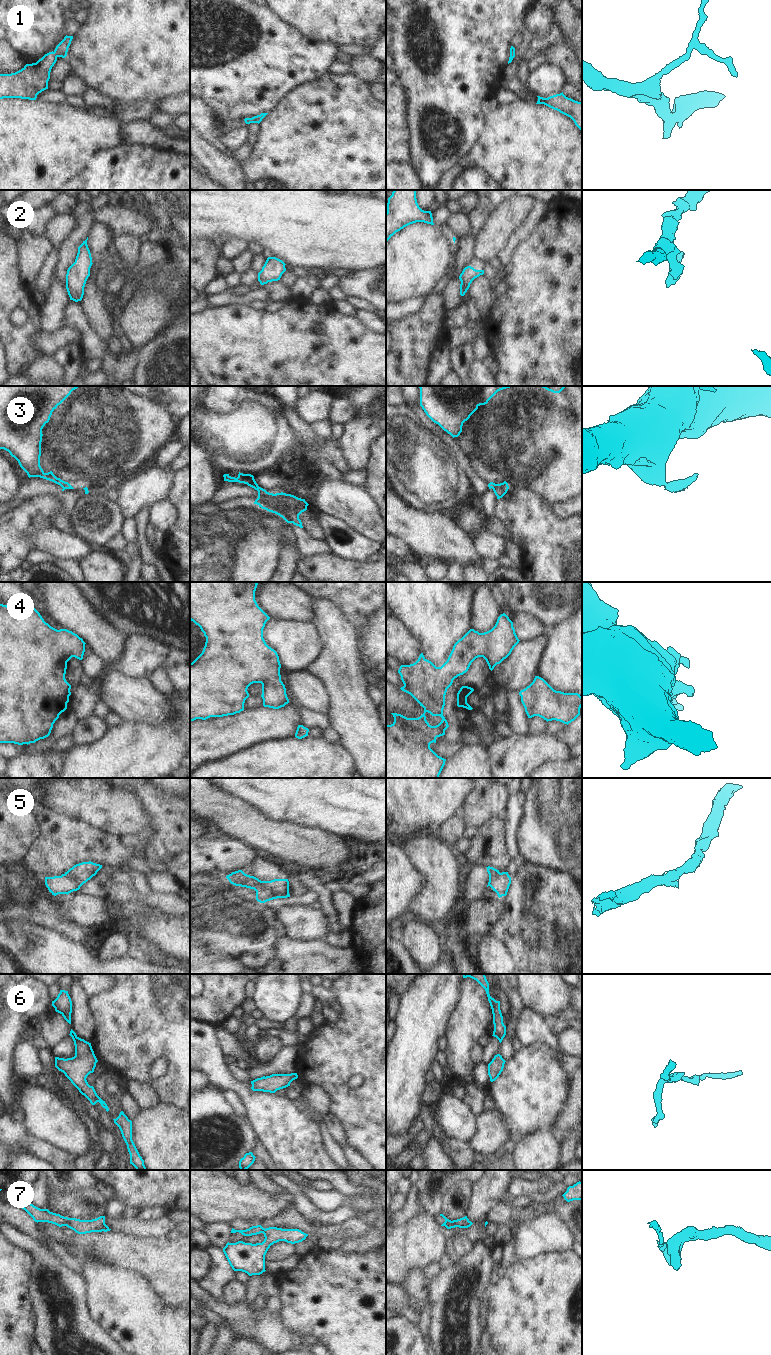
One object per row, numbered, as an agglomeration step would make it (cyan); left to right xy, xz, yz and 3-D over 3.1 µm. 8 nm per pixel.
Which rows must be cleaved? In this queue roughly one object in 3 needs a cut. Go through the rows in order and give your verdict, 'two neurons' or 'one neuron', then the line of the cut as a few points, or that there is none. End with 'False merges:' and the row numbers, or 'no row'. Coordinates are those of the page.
1: one neuron | no cut
2: one neuron | no cut
3: two neurons | xz (266, 491), (258, 493)
4: one neuron | no cut
5: two neurons | xz (255, 878), (277, 897)
6: one neuron | no cut
7: two neurons | xy (70, 1218), (65, 1225)
False merges: 3, 5, 7

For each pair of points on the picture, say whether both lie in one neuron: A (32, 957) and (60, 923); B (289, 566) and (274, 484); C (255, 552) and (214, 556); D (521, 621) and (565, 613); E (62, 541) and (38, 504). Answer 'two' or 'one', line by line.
A: two
B: two
C: one
D: two
E: two

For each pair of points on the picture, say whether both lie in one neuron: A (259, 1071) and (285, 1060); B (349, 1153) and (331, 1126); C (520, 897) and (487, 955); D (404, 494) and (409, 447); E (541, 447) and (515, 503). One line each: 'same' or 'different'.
A: same
B: same
C: different
D: same
E: different

